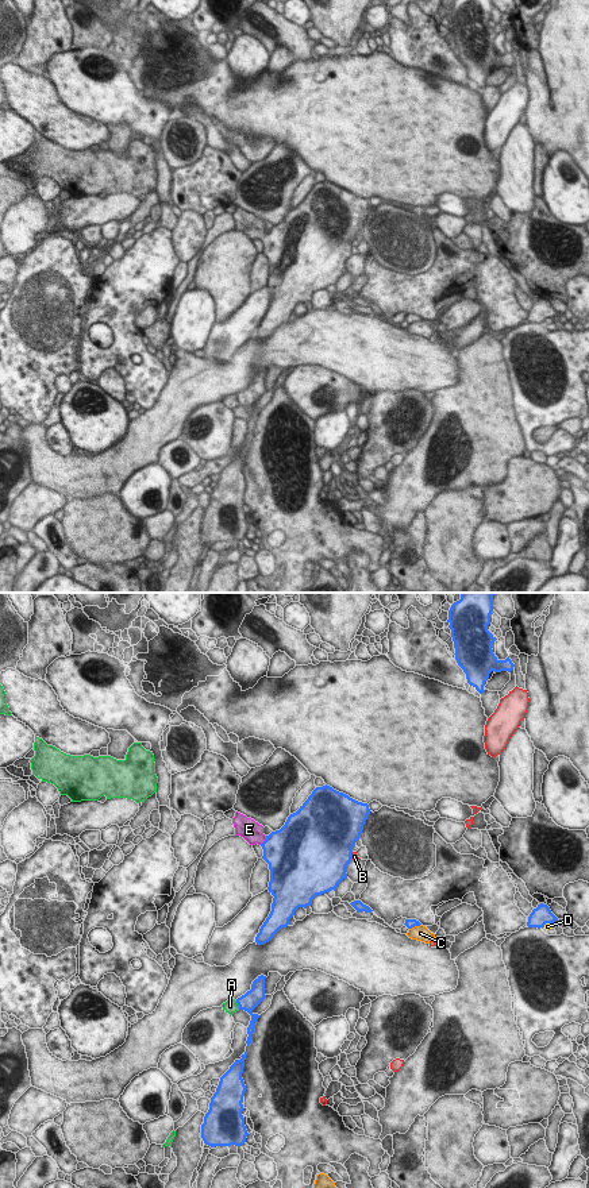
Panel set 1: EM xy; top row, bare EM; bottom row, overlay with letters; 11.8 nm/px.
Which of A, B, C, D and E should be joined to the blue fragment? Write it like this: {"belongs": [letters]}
{"belongs": ["E"]}

